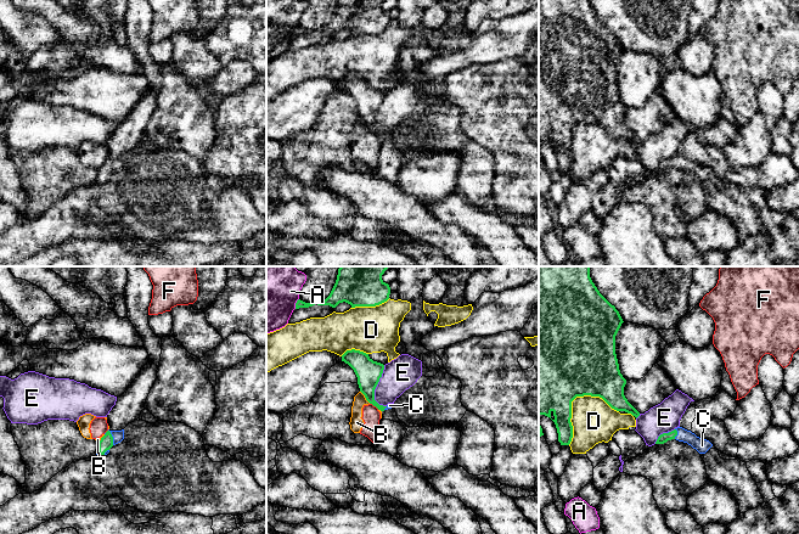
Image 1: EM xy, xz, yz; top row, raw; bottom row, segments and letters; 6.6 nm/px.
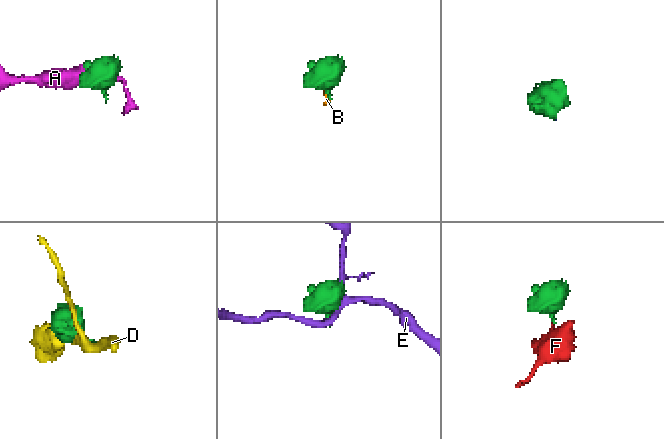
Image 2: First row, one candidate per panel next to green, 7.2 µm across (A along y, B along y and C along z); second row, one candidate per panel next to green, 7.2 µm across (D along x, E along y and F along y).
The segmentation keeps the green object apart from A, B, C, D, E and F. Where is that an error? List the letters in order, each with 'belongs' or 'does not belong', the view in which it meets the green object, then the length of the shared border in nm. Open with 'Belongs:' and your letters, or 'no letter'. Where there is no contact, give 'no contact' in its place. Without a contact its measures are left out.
Belongs: C
A: does not belong; meets green in xz; contact 80 nm long
B: does not belong; meets green in xz; contact 110 nm long
C: belongs; meets green in xy; contact 110 nm long
D: does not belong; meets green in yz; contact 400 nm long
E: does not belong; meets green in xz; contact 280 nm long
F: does not belong; meets green in xz; contact 80 nm long

